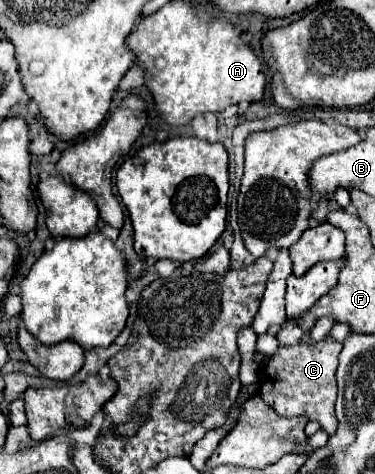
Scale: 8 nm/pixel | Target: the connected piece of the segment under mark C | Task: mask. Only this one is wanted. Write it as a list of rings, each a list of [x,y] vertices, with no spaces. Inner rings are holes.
[[[325,337],[317,343],[297,343],[297,345],[283,345],[277,349],[277,357],[273,355],[263,367],[259,377],[259,395],[261,399],[275,409],[281,417],[297,417],[305,415],[311,421],[319,421],[321,429],[325,429],[329,435],[337,429],[337,417],[335,417],[335,397],[337,397],[337,361],[341,353],[341,341],[335,341],[333,337]]]

